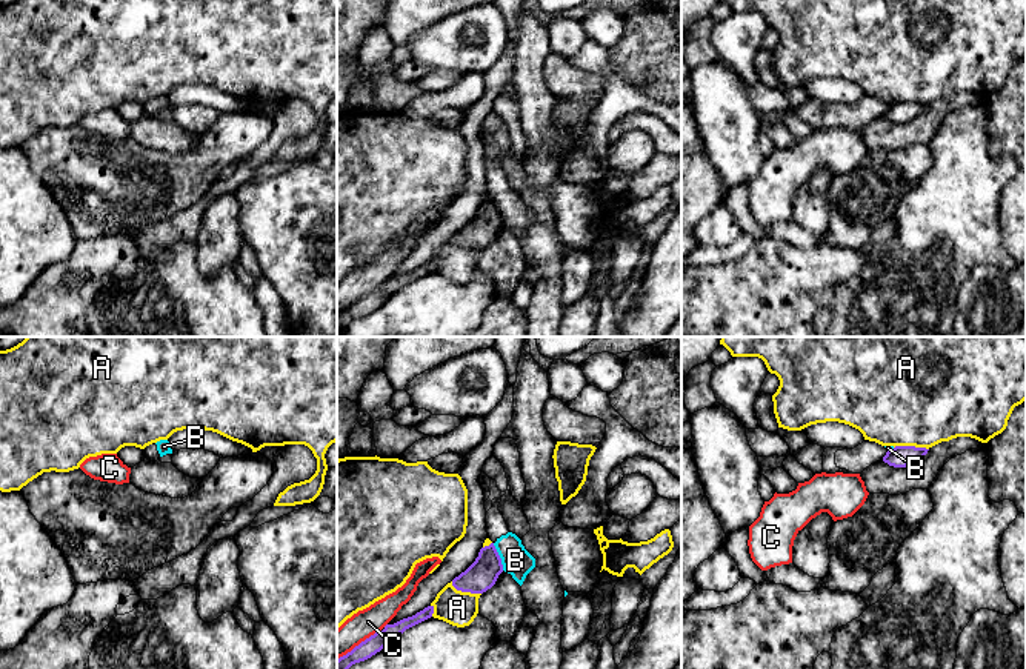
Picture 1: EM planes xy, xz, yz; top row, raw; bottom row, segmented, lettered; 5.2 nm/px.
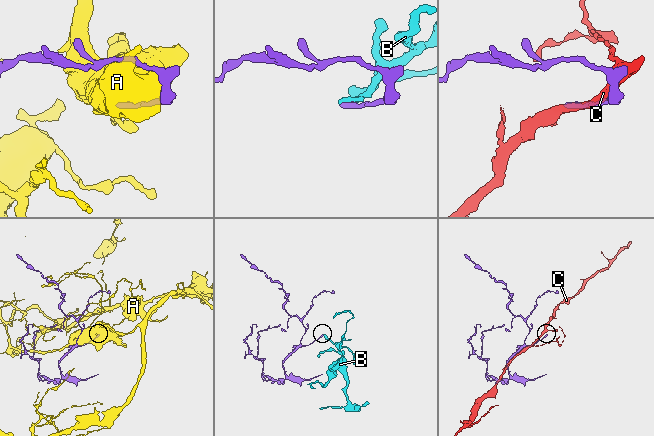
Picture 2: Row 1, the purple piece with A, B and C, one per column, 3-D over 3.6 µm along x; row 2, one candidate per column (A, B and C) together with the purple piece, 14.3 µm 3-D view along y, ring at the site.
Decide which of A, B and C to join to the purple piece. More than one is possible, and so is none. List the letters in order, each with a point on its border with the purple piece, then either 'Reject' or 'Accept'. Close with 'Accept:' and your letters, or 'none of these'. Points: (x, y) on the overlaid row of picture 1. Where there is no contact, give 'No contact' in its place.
A: Touches purple at yz (911, 446). Reject
B: Touches purple at xz (499, 557). Reject
C: Touches purple at xz (360, 643). Reject
Accept: none of these

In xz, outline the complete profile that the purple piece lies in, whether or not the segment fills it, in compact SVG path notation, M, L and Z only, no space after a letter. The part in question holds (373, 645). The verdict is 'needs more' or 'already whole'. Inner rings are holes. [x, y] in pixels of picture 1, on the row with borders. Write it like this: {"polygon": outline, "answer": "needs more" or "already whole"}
{"polygon": "M428 606L412 617L403 618L394 624L386 624L383 631L375 632L351 652L337 660L337 669L349 669L352 664L365 661L380 652L394 637L403 634L406 629L431 618L434 606Z", "answer": "already whole"}

